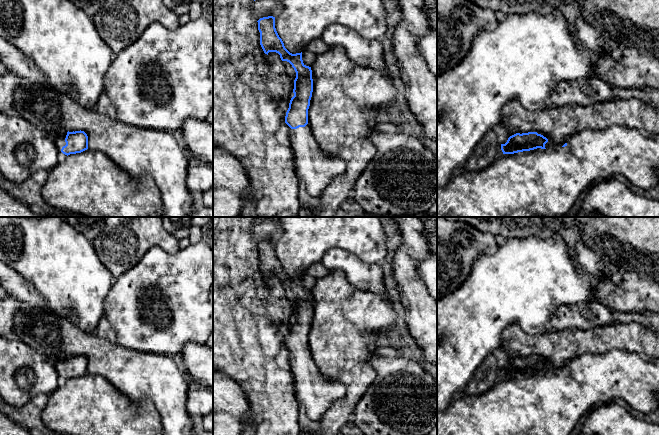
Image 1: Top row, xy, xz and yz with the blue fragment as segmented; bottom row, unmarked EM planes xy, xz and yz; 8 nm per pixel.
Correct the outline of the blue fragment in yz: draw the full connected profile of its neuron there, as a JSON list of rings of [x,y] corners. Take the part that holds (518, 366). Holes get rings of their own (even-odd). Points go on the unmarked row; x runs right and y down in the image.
[[[612,350],[612,351],[608,351],[608,352],[600,353],[600,354],[586,353],[586,354],[583,354],[571,360],[568,363],[568,365],[559,373],[546,372],[545,368],[547,366],[548,366],[548,363],[544,361],[543,359],[538,358],[537,356],[528,356],[528,357],[522,357],[522,358],[516,357],[510,360],[505,368],[501,368],[501,374],[503,376],[503,379],[499,381],[495,386],[493,386],[492,388],[490,388],[489,390],[487,390],[486,392],[482,394],[465,395],[465,396],[459,395],[452,401],[452,403],[448,406],[448,408],[445,411],[437,410],[437,435],[573,435],[572,434],[573,429],[582,415],[587,414],[596,405],[607,404],[607,403],[613,402],[615,399],[625,400],[633,409],[635,409],[636,411],[642,414],[648,414],[648,413],[658,410],[658,400],[655,399],[655,396],[659,395],[659,364],[643,361],[636,353],[622,351],[622,350]]]

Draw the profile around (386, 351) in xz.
[[[383,345],[377,346],[374,350],[374,354],[377,356],[391,357],[391,358],[395,358],[397,356],[402,355],[402,353],[399,350],[391,346],[383,346]]]

